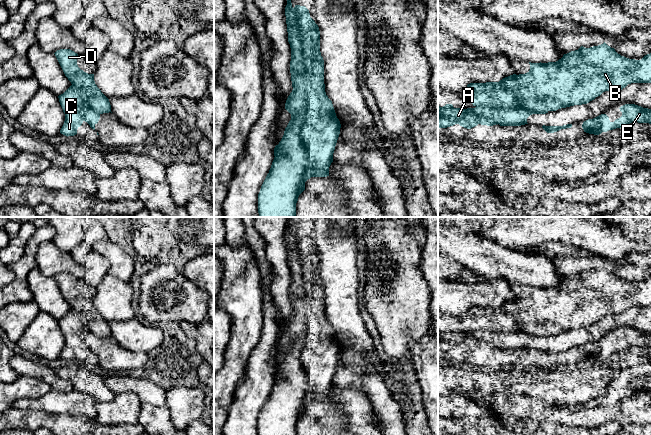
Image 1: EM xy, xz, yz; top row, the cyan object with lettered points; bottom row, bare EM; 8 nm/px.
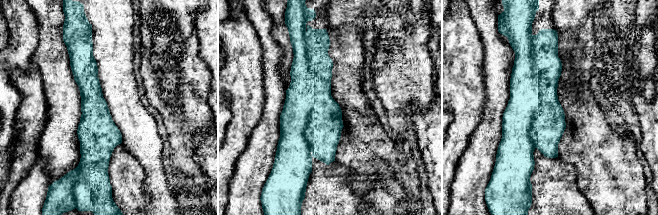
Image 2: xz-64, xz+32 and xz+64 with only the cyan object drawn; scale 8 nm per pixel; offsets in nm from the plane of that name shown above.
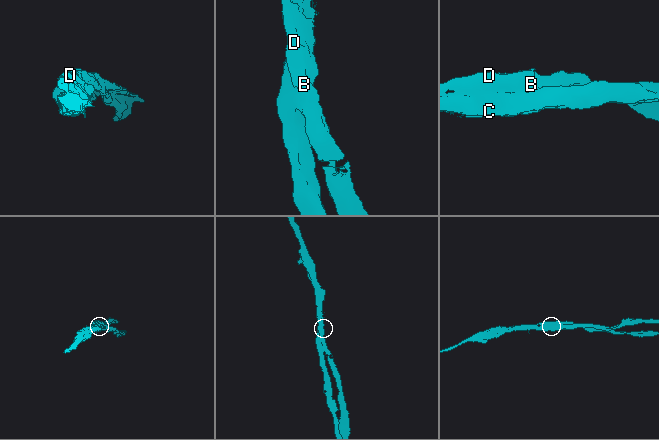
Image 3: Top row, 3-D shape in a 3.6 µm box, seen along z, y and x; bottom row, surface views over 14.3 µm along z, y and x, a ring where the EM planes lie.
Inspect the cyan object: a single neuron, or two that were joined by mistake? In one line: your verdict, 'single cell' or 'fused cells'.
fused cells

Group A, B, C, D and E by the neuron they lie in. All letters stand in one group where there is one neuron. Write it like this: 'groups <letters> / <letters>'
groups A C E / B D

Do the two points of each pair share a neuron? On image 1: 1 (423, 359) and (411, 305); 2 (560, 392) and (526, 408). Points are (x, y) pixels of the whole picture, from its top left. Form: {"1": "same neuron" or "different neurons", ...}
{"1": "different neurons", "2": "different neurons"}

